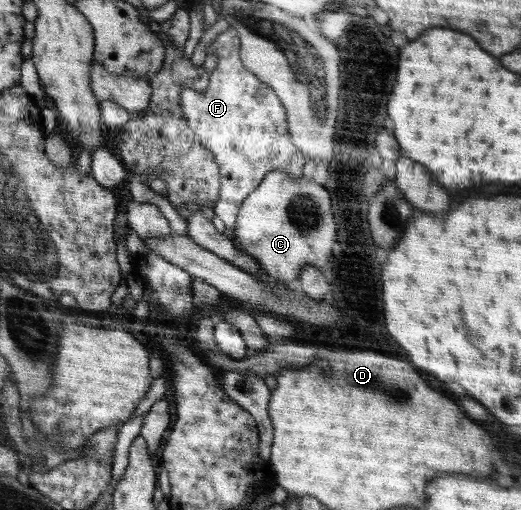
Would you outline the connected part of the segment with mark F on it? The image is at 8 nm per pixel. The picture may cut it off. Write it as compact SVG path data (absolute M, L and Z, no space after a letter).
M234 28L220 32L213 42L206 46L206 54L217 55L217 67L210 74L208 88L203 93L195 93L191 88L184 90L181 104L189 128L198 136L201 144L209 150L220 168L220 199L213 206L215 216L219 216L226 228L235 228L240 207L245 199L263 182L263 176L269 172L283 170L293 178L301 178L305 156L291 141L288 131L287 109L265 81L244 67L240 59L240 35Z

